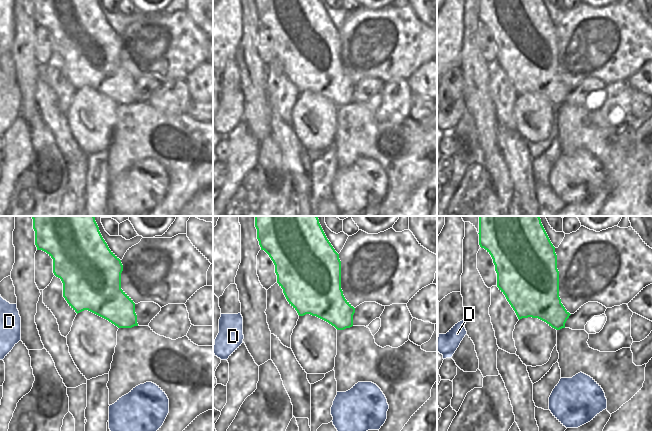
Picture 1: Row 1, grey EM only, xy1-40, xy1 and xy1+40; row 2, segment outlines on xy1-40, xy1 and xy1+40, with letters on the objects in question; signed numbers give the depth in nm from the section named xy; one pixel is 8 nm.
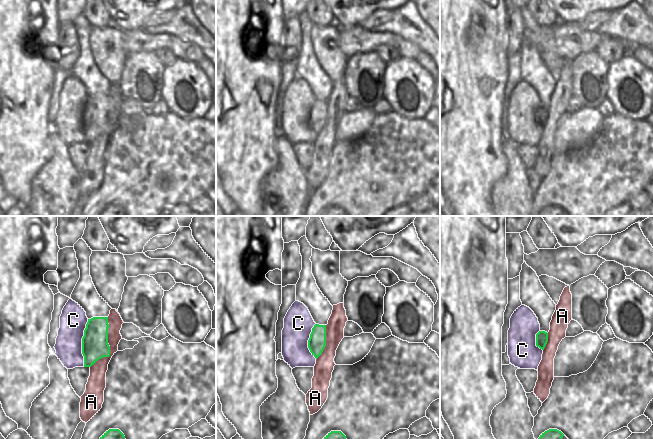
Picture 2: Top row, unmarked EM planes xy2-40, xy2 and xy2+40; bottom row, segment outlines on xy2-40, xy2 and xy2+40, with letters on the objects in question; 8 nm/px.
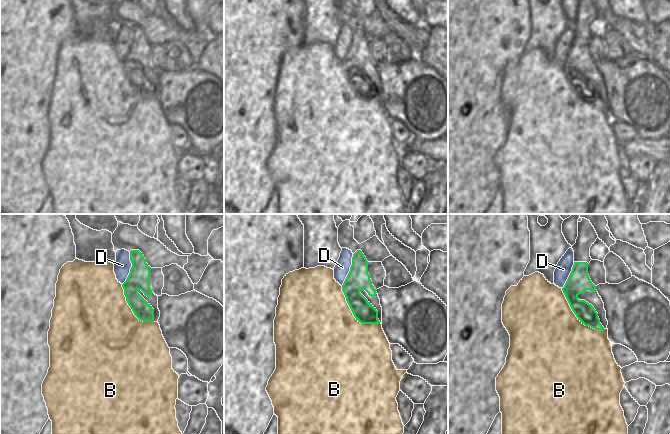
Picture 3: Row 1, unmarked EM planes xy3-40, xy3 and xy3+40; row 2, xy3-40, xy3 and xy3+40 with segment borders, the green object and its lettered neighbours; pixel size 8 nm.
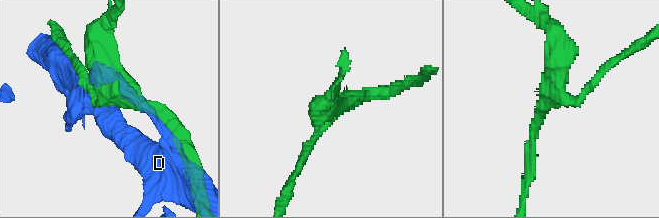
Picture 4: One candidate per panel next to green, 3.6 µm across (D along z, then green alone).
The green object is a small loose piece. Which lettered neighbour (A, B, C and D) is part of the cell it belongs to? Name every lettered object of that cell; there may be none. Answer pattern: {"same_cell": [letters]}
{"same_cell": []}

